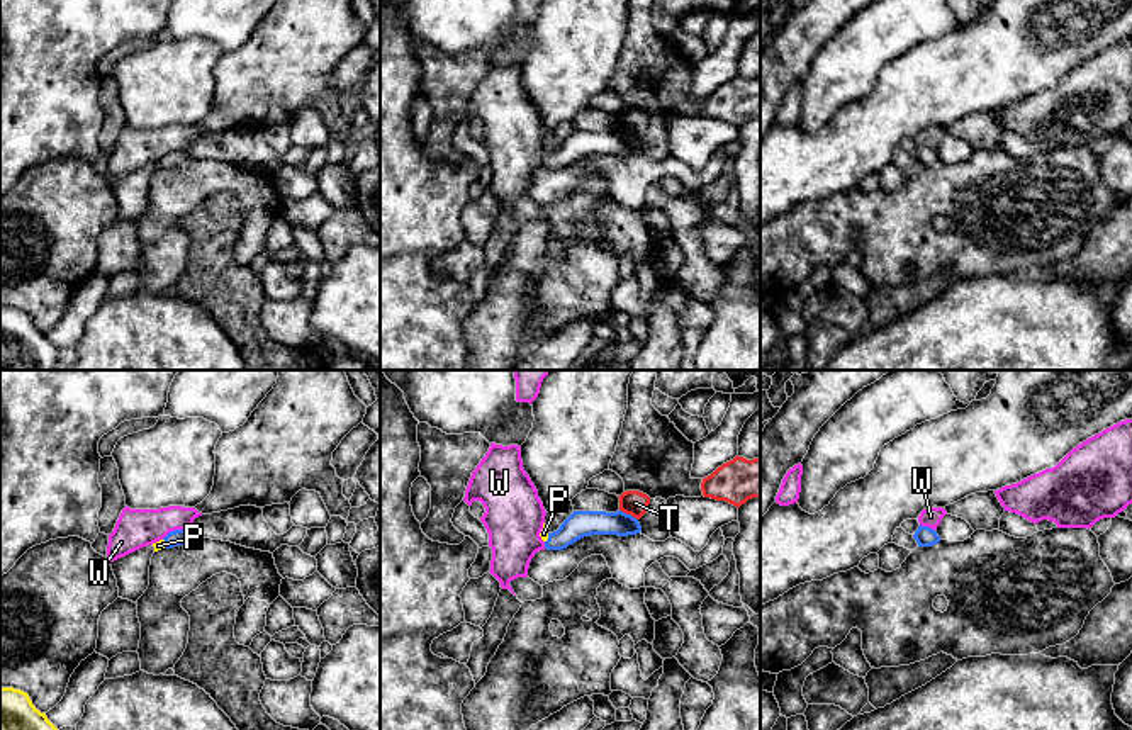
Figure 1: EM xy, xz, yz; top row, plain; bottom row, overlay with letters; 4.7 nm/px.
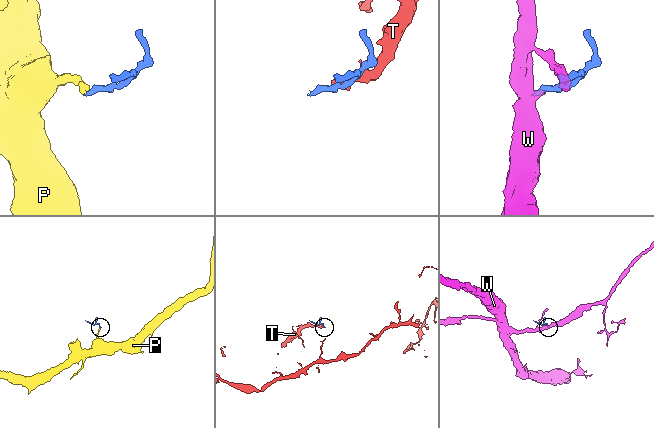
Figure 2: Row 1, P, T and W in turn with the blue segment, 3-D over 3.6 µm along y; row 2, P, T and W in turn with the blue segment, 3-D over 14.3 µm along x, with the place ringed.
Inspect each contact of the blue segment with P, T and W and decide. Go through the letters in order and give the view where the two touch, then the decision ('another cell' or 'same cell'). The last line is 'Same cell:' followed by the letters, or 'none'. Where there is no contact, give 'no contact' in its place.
P: contact in xy; same cell
T: contact in xz; another cell
W: contact in xy; another cell
Same cell: P

